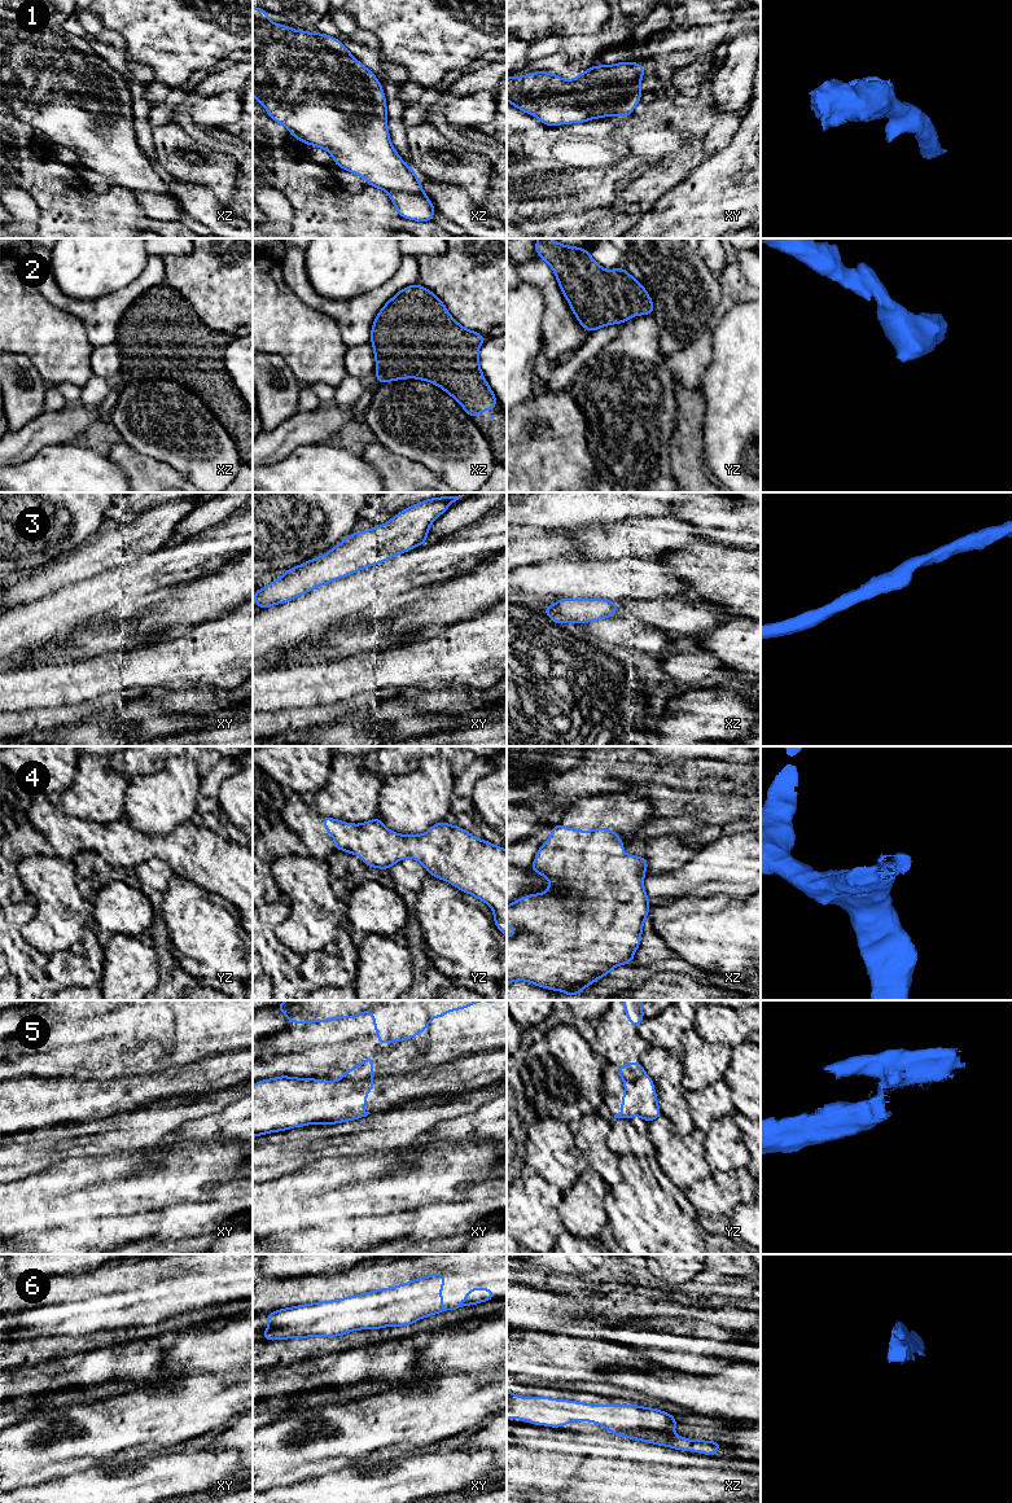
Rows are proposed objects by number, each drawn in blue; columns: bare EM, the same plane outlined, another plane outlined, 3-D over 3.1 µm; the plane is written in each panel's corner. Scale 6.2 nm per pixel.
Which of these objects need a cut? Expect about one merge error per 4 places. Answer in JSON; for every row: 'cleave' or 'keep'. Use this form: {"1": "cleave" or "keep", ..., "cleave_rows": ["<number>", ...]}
{"1": "keep", "2": "keep", "3": "keep", "4": "keep", "5": "cleave", "6": "keep", "cleave_rows": ["5"]}

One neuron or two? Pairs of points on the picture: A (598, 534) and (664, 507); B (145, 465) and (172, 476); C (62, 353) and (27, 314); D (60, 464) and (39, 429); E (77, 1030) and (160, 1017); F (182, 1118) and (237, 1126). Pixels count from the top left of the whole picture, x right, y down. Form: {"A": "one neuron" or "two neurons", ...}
{"A": "two neurons", "B": "one neuron", "C": "one neuron", "D": "two neurons", "E": "one neuron", "F": "two neurons"}

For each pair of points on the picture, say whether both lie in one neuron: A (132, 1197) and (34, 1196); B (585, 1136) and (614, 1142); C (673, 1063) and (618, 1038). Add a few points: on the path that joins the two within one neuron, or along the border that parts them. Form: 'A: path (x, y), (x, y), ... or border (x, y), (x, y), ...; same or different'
A: path (108, 1192), (58, 1192); same
B: border (609, 1122), (607, 1144), (620, 1156); different
C: border (651, 1046), (640, 1056); different

